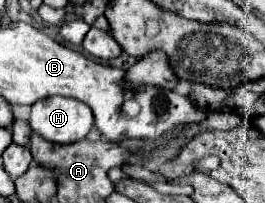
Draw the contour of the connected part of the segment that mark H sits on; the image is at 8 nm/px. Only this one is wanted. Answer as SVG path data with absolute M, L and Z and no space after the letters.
M47 97L31 107L29 125L37 135L53 143L75 143L91 131L93 113L89 105L77 99Z

